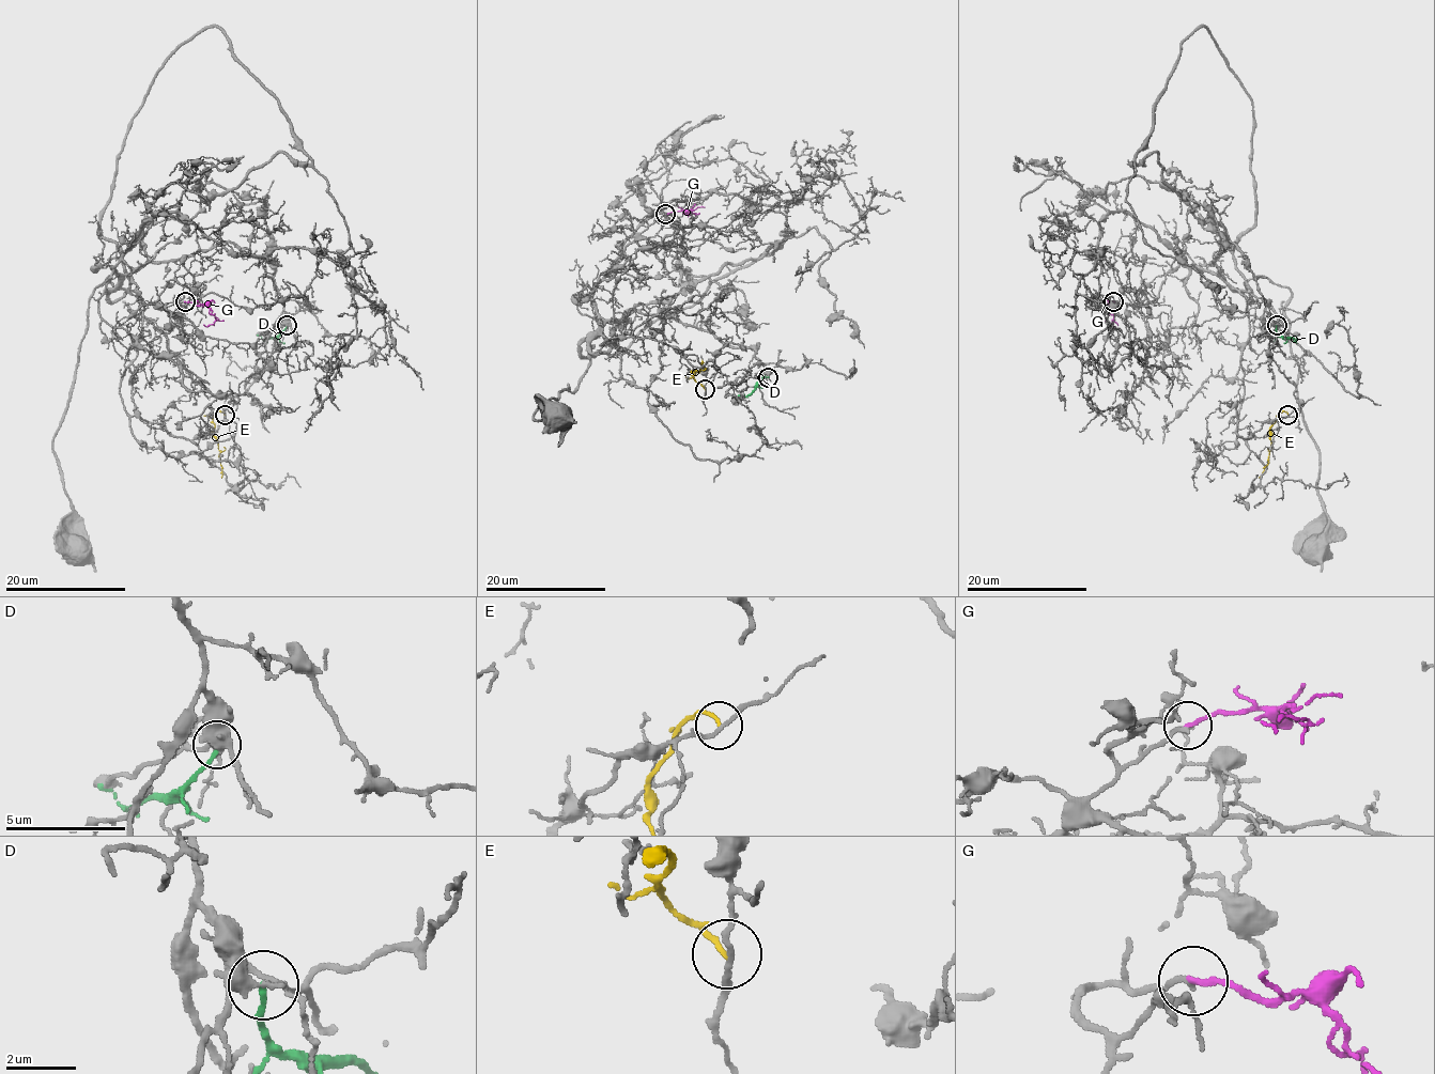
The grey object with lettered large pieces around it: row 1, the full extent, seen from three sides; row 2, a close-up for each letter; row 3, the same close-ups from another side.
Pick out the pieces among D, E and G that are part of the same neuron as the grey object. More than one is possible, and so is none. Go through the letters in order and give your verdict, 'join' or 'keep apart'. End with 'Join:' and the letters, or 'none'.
D: keep apart
E: keep apart
G: join
Join: G

